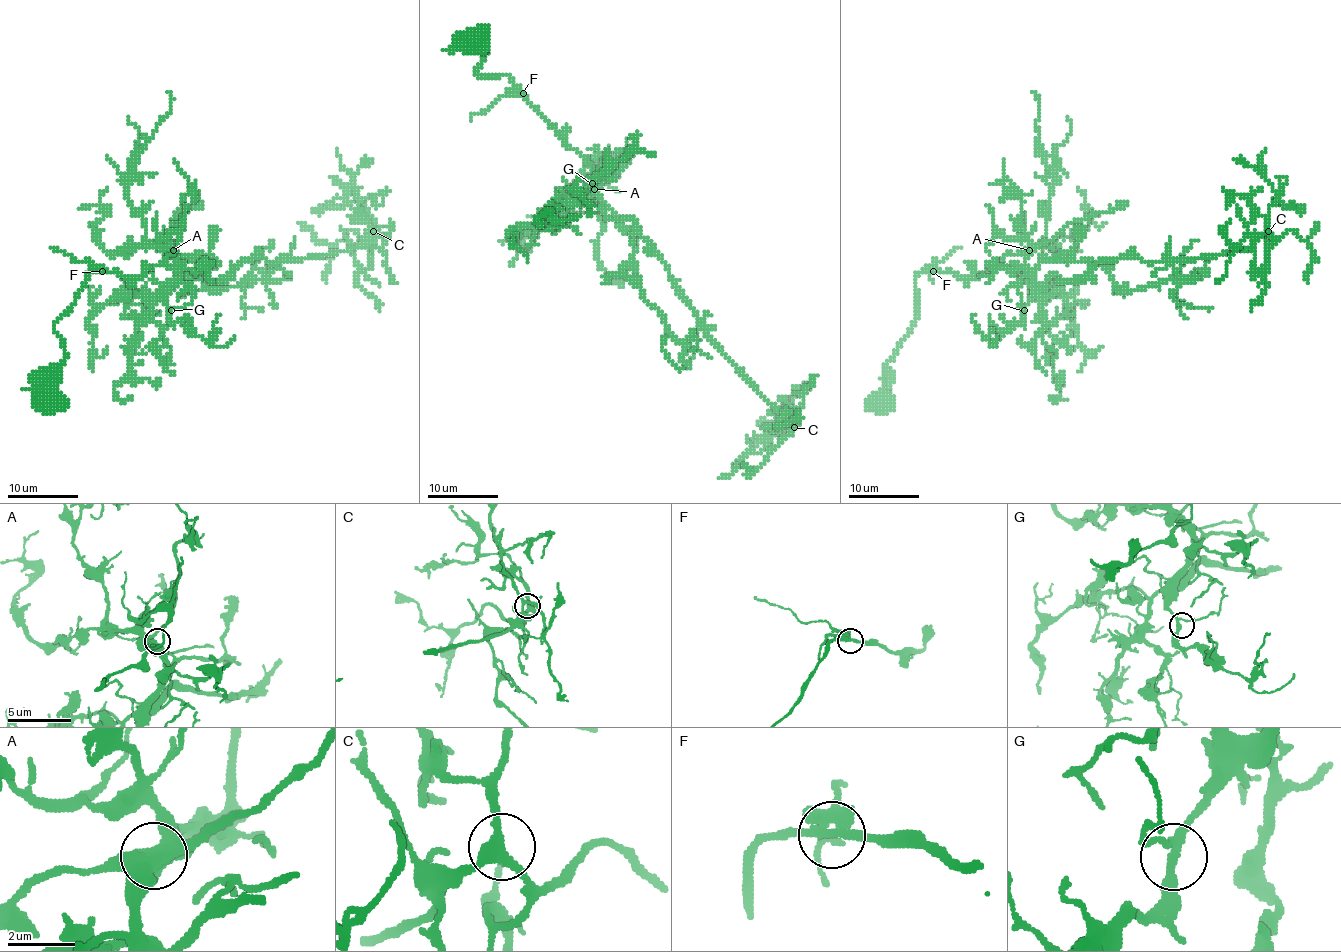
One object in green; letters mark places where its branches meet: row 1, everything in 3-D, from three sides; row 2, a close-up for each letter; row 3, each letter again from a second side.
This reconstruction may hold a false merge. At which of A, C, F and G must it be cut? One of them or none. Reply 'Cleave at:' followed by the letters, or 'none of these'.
Cleave at: none of these

